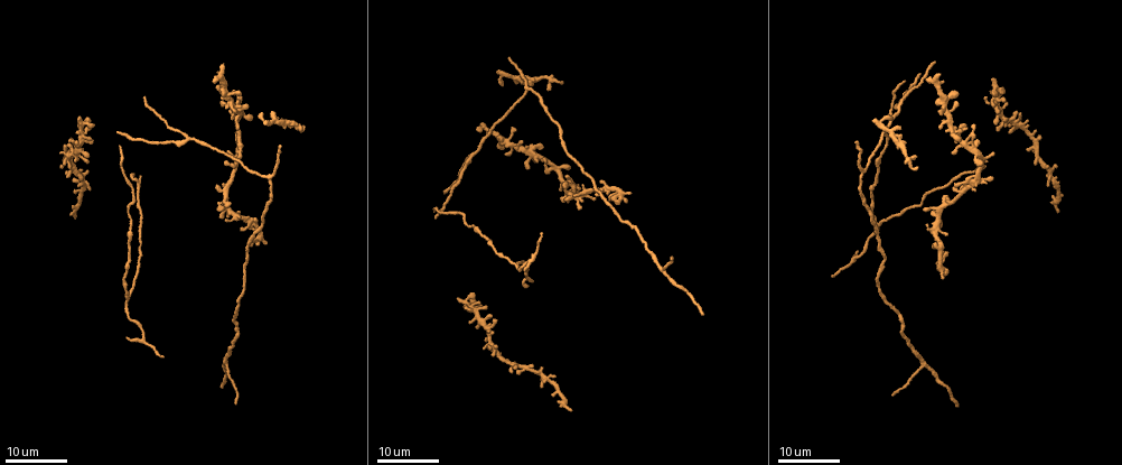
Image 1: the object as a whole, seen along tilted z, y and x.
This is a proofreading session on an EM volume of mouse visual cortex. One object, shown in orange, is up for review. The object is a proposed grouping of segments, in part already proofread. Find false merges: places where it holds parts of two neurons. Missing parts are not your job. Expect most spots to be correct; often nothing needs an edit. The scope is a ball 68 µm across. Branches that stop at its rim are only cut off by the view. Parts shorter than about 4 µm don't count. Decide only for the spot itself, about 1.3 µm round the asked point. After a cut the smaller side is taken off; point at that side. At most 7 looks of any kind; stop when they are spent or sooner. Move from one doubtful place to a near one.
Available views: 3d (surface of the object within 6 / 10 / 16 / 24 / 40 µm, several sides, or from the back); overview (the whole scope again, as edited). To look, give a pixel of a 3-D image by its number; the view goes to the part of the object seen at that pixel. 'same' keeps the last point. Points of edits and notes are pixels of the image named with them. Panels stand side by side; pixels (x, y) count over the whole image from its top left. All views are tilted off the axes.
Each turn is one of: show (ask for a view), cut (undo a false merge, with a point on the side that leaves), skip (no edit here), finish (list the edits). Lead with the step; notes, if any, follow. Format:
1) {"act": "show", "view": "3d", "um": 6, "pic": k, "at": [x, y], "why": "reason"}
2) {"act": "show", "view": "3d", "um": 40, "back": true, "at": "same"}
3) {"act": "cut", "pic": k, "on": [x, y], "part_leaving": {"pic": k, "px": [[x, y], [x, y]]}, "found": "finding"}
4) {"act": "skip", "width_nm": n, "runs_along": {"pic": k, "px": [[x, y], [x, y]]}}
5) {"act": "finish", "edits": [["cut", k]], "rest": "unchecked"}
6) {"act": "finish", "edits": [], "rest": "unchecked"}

{"act": "show", "view": "3d", "um": 16, "pic": 1, "at": [516, 266], "why": "branch point"}

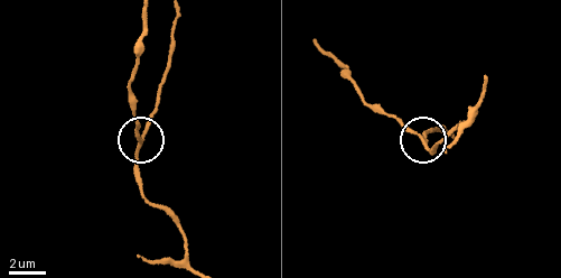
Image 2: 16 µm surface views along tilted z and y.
{"act": "show", "view": "3d", "um": 6, "pic": 2, "at": [143, 136]}

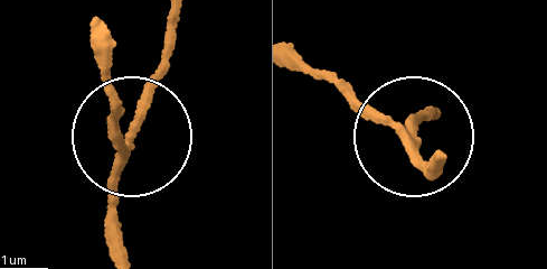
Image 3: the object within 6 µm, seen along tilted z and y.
{"act": "skip", "width_nm": 170, "runs_along": {"pic": 3, "px": [[97, 56], [115, 139], [131, 136], [109, 241]]}, "found": "one neuron here"}

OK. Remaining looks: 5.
{"act": "show", "view": "3d", "um": 24, "pic": 1, "at": [900, 103], "why": "branch point"}

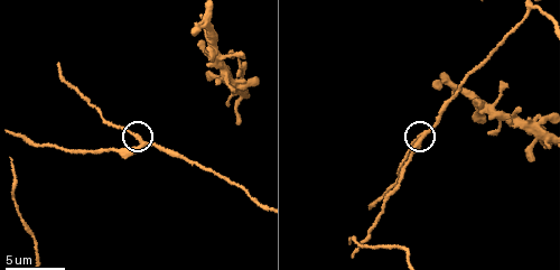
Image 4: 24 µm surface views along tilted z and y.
{"act": "show", "view": "3d", "um": 6, "pic": 4, "at": [137, 138]}

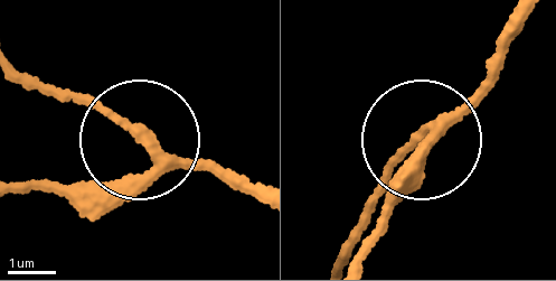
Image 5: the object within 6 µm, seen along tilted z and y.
{"act": "skip", "found": "all the same neuron"}

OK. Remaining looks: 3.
{"act": "show", "view": "3d", "um": 24, "pic": 1, "at": [926, 365], "why": "small branch off a trunk"}

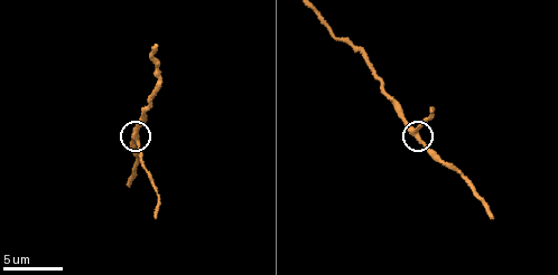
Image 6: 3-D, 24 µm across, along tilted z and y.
{"act": "show", "view": "3d", "um": 10, "pic": 6, "at": [414, 133]}

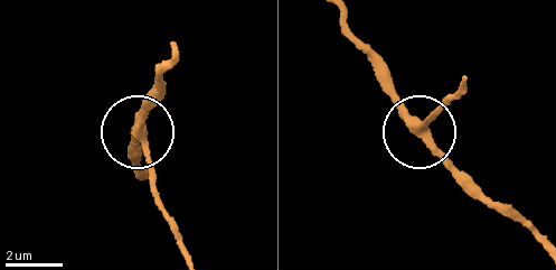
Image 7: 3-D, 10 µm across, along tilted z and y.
{"act": "skip", "width_nm": 310, "runs_along": {"pic": 7, "px": [[342, 12], [411, 127], [420, 129], [446, 105]]}, "found": "all the same neuron"}

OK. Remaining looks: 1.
{"act": "finish", "edits": [], "rest": "unchecked"}

